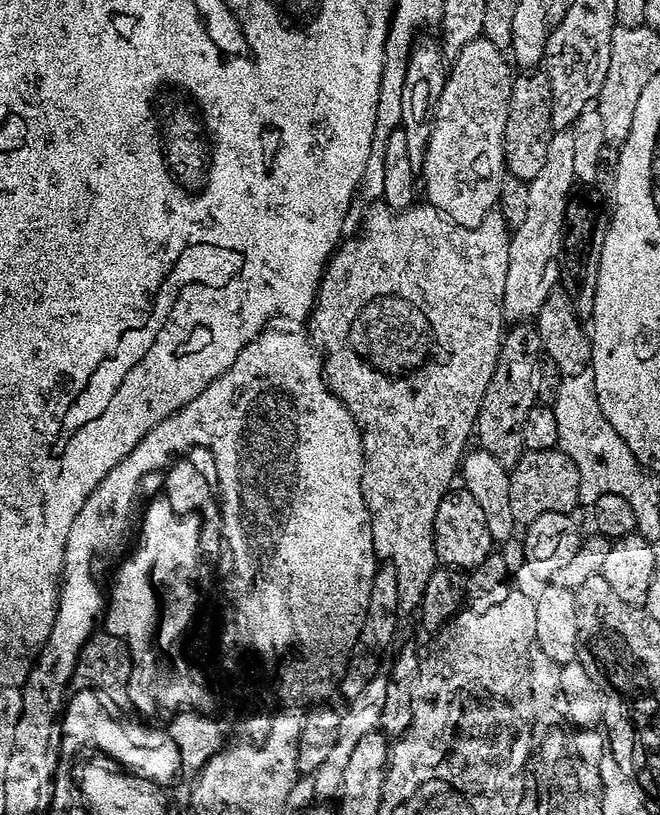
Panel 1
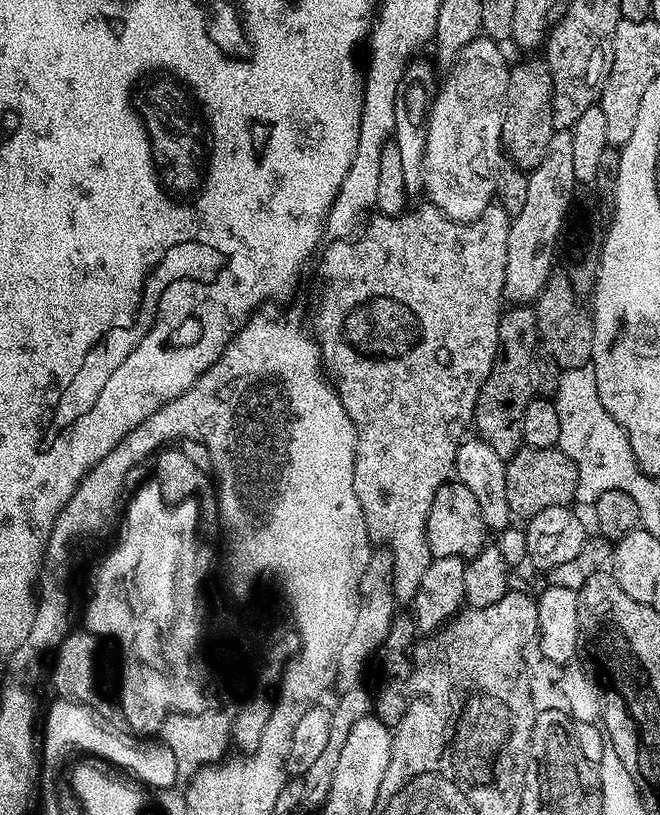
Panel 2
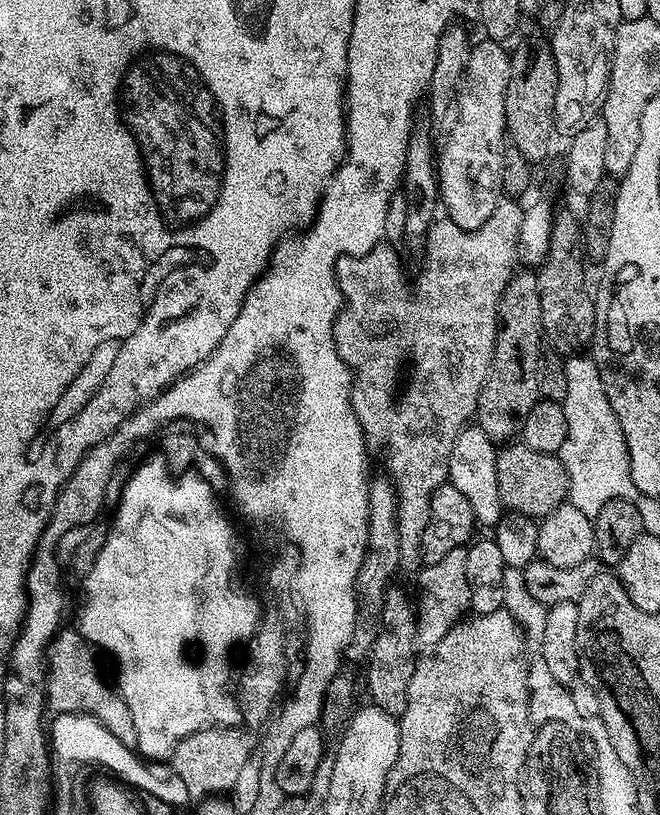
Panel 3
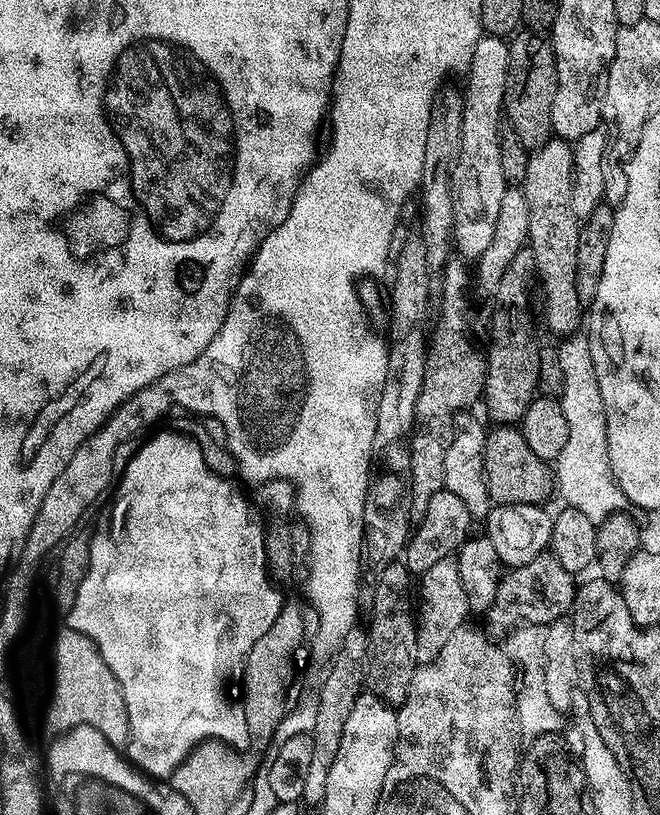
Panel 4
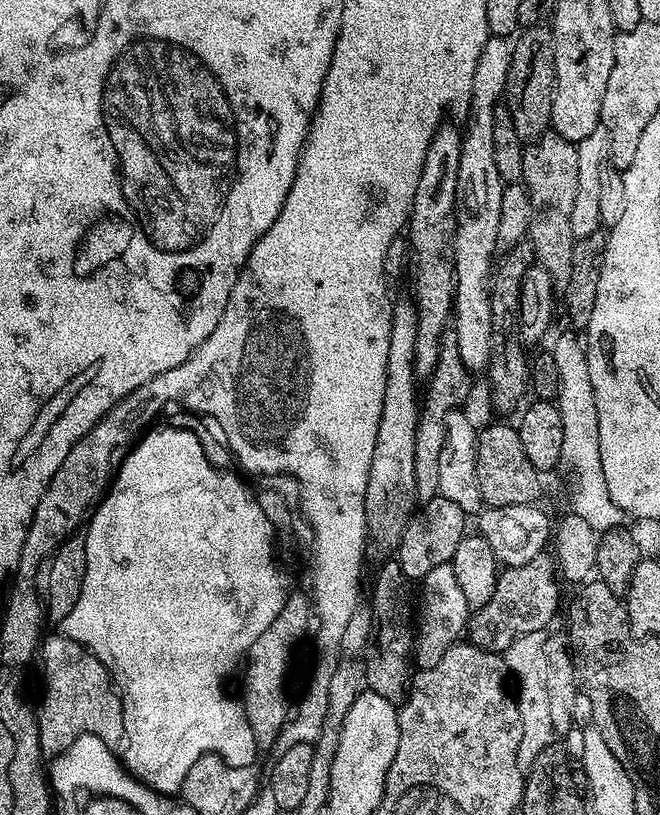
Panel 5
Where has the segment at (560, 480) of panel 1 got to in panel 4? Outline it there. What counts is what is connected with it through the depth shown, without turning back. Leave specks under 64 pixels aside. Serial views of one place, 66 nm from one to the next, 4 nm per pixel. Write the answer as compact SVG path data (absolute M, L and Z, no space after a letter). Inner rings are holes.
M496 426L485 435L484 477L493 505L543 505L544 499L554 492L553 469L542 458L538 458L530 446L526 446L524 433L516 426Z

